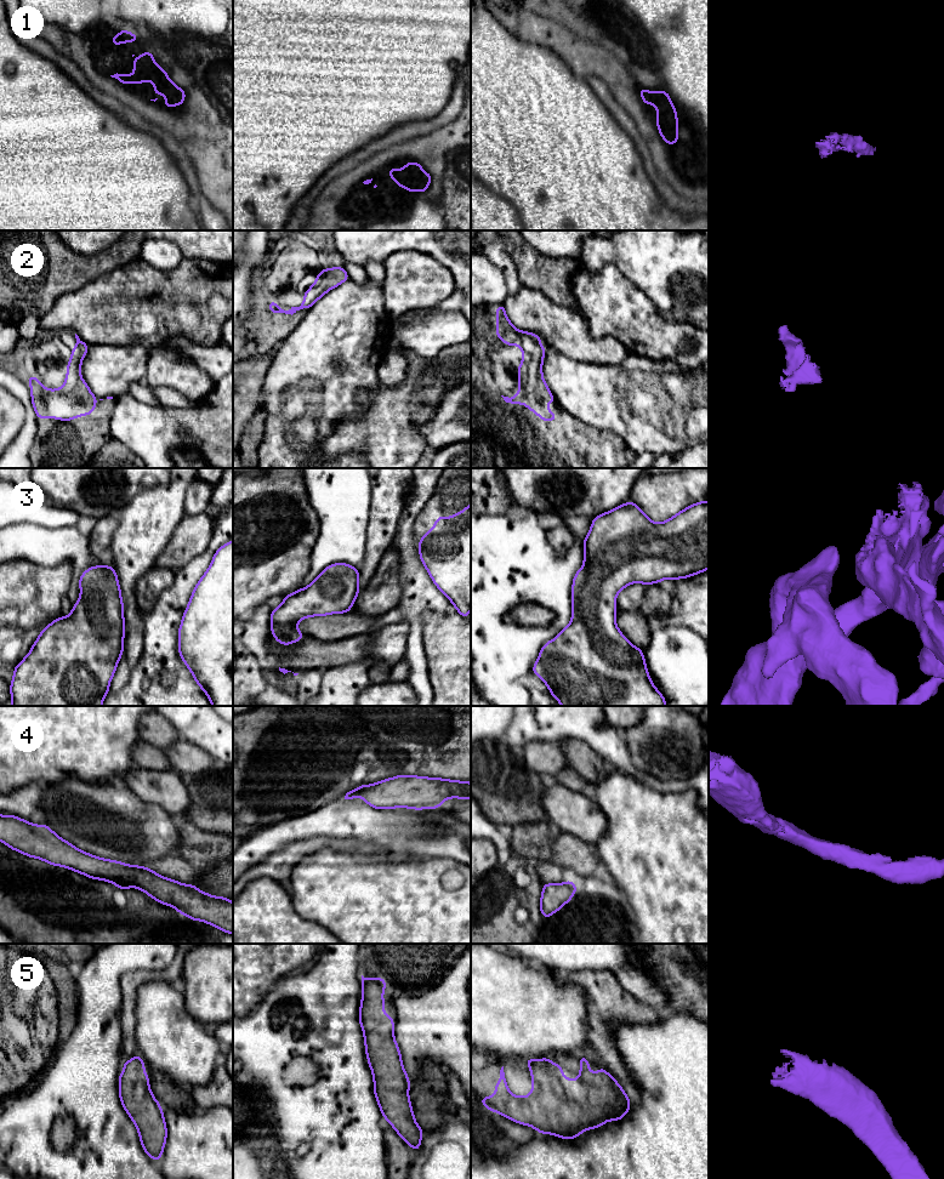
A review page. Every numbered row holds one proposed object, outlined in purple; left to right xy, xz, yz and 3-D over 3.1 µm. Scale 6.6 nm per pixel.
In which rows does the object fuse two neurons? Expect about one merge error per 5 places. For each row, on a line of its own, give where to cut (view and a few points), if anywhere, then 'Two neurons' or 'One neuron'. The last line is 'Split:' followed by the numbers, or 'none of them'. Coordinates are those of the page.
1: No split. One neuron
2: No split. One neuron
3: No split. One neuron
4: No split. One neuron
5: No split. One neuron
Split: none of them

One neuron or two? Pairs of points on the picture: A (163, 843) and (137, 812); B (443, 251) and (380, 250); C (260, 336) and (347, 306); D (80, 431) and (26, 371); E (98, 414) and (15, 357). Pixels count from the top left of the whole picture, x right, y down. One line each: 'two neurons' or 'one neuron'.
A: one neuron
B: one neuron
C: two neurons
D: one neuron
E: one neuron

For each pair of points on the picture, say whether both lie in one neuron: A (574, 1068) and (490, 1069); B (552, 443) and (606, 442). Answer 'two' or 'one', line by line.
A: one
B: one

